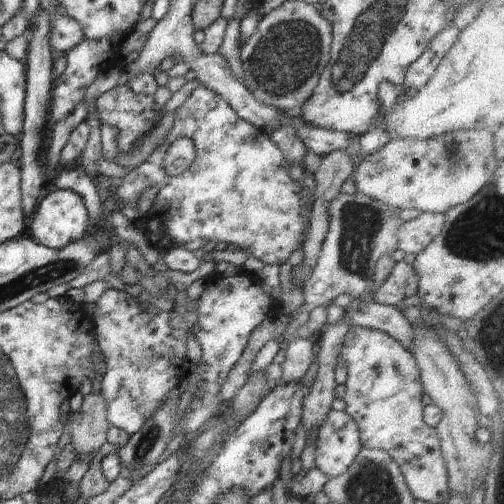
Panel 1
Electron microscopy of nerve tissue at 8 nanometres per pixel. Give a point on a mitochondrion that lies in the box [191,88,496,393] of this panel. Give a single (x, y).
(361, 225)

